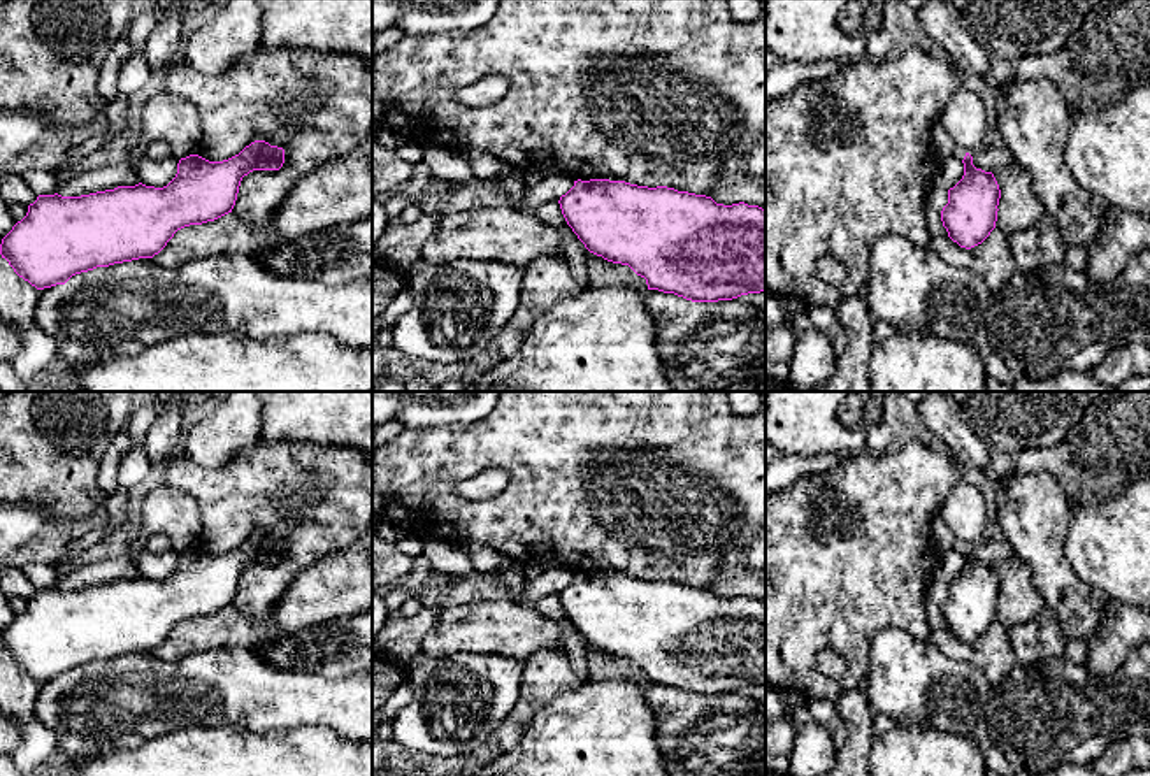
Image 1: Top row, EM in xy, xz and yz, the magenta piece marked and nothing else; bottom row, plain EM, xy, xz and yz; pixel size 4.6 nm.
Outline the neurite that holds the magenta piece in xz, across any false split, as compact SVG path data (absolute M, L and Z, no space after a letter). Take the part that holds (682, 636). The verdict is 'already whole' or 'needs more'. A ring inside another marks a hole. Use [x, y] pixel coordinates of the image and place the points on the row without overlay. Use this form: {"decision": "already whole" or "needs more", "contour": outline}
{"decision": "already whole", "contour": "M578 572L558 597L567 618L590 646L629 658L646 672L648 683L692 695L765 685L765 602L758 599L723 599L706 588L609 572Z"}

